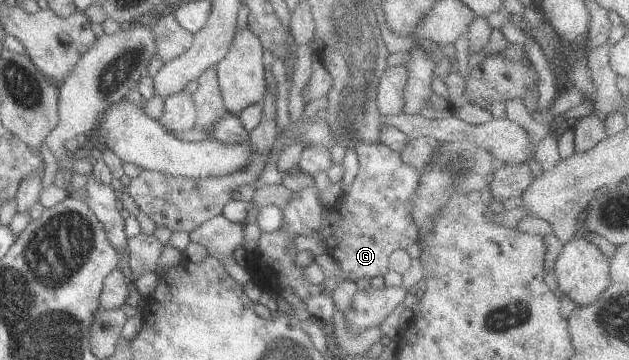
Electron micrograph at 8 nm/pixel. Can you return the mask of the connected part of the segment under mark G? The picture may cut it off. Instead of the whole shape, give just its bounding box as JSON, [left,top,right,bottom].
[314,141,420,281]

